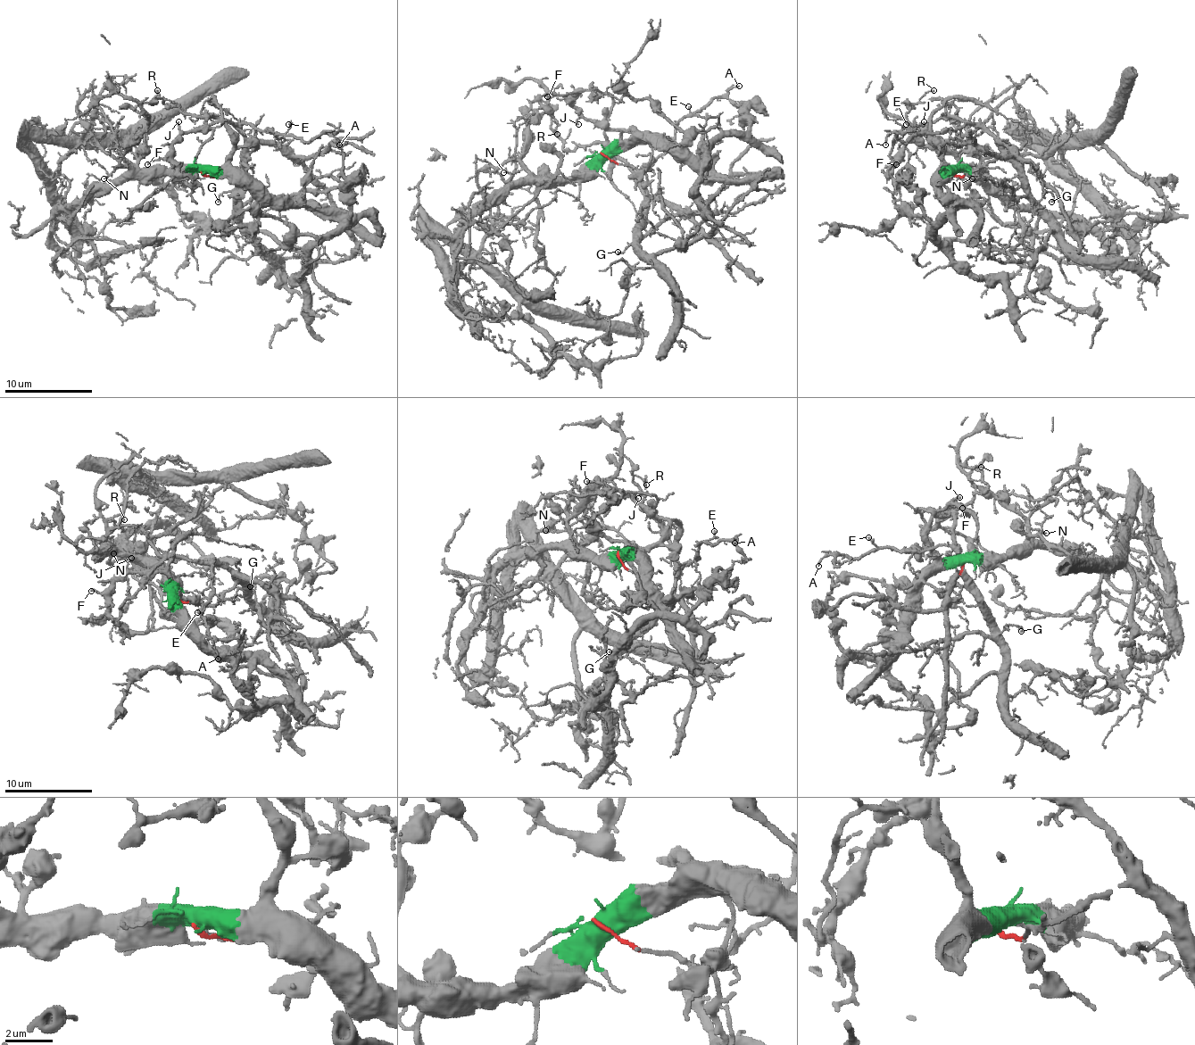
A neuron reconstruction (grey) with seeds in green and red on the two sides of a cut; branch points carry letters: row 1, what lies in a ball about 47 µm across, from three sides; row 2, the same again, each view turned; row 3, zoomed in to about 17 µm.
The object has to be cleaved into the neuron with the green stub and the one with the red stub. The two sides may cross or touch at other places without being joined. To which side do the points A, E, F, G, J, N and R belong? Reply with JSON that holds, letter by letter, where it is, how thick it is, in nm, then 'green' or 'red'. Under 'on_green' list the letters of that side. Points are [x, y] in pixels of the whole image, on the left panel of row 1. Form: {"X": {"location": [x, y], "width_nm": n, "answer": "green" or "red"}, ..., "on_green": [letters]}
{"A": {"location": [339, 145], "width_nm": 130, "answer": "red"}, "E": {"location": [288, 124], "width_nm": 130, "answer": "red"}, "F": {"location": [147, 164], "width_nm": 120, "answer": "green"}, "G": {"location": [218, 202], "width_nm": 100, "answer": "red"}, "J": {"location": [178, 121], "width_nm": 120, "answer": "green"}, "N": {"location": [103, 178], "width_nm": 150, "answer": "green"}, "R": {"location": [157, 90], "width_nm": 130, "answer": "red"}, "on_green": ["F", "J", "N"]}

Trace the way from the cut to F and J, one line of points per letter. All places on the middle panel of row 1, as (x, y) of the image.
F: (601, 153), (612, 153), (634, 136), (619, 128), (600, 127), (584, 118), (562, 96), (547, 96)
J: (601, 153), (612, 153), (634, 136), (619, 128), (600, 127), (582, 116), (577, 125)

